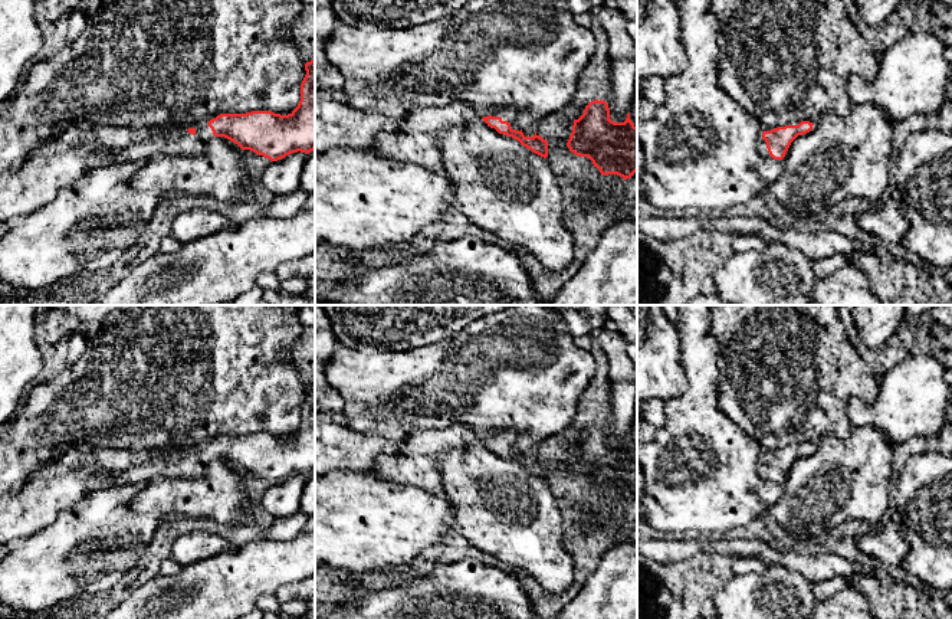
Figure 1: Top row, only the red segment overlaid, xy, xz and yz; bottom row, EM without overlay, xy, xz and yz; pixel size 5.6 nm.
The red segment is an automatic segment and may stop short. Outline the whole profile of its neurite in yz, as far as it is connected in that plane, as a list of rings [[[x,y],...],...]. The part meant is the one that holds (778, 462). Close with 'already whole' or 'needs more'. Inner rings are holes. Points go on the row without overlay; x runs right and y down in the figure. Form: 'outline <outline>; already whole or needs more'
outline [[[801,443],[798,448],[785,448],[771,453],[764,453],[756,465],[756,472],[765,481],[784,485],[791,465],[798,458],[810,455],[813,448],[814,446],[810,443]]]; needs more

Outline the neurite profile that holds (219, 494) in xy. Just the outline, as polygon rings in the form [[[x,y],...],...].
[[[214,459],[210,468],[196,478],[155,476],[134,497],[131,511],[137,514],[186,514],[190,518],[209,518],[226,525],[244,525],[255,520],[243,481],[243,472],[224,459]]]

